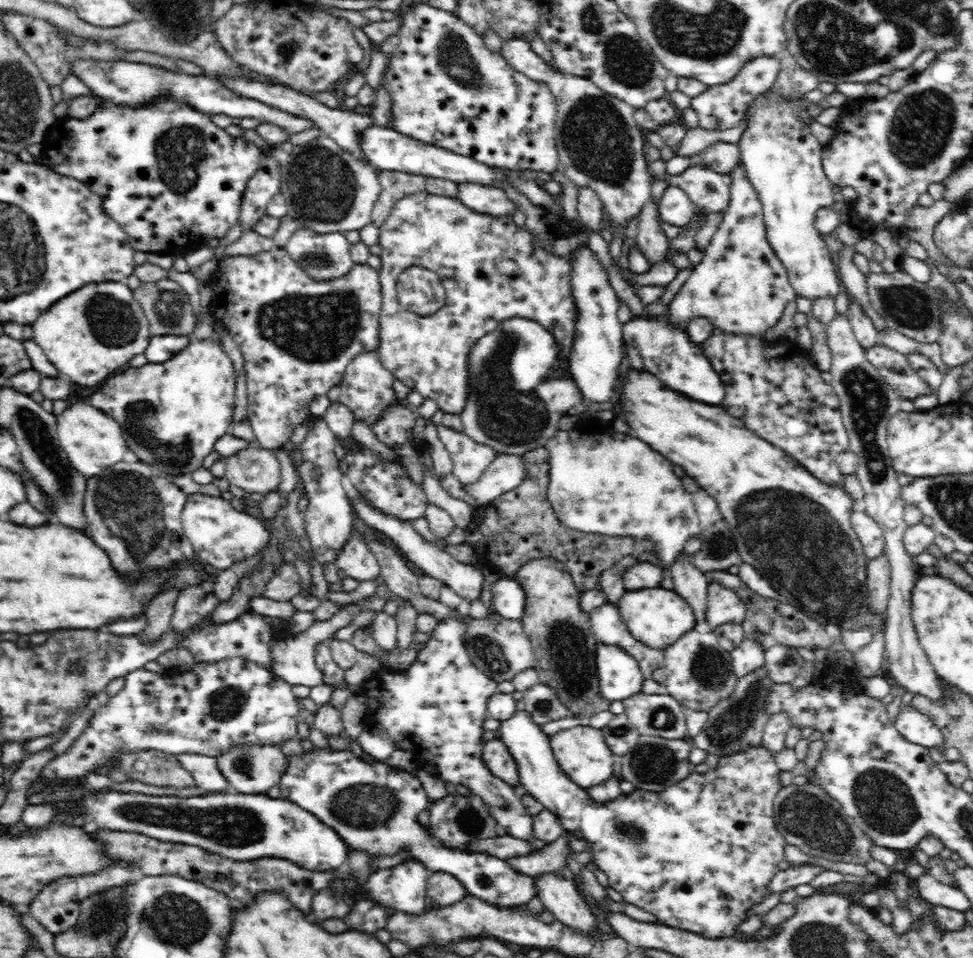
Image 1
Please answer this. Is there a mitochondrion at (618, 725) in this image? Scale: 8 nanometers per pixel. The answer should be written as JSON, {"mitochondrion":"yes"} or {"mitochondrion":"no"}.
{"mitochondrion":"yes"}

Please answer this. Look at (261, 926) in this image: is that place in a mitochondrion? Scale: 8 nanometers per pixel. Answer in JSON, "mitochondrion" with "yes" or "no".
{"mitochondrion":"no"}

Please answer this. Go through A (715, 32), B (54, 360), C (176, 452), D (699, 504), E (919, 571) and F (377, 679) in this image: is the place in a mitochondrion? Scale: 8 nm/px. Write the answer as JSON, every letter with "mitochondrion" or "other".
{"A":"mitochondrion","B":"other","C":"mitochondrion","D":"other","E":"other","F":"other"}

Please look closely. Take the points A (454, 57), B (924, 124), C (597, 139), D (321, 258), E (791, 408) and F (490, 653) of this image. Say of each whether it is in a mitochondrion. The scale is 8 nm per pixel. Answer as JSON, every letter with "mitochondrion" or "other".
{"A":"mitochondrion","B":"mitochondrion","C":"mitochondrion","D":"mitochondrion","E":"other","F":"mitochondrion"}

